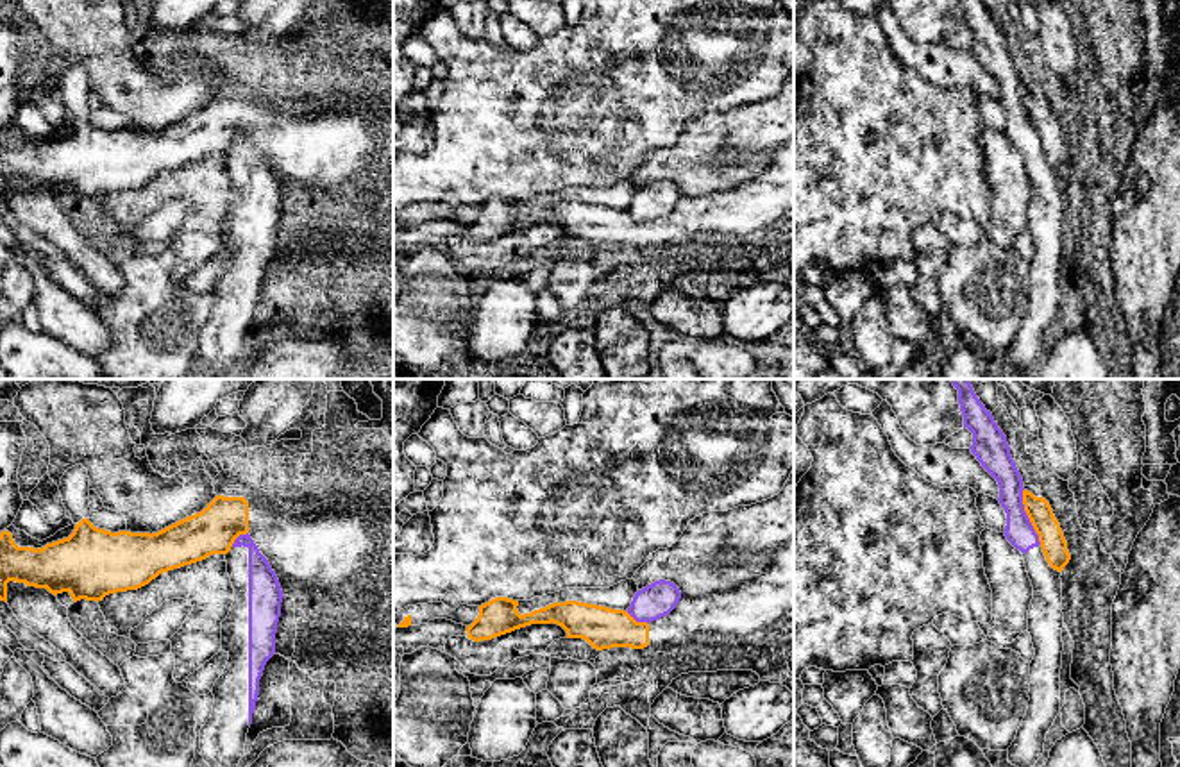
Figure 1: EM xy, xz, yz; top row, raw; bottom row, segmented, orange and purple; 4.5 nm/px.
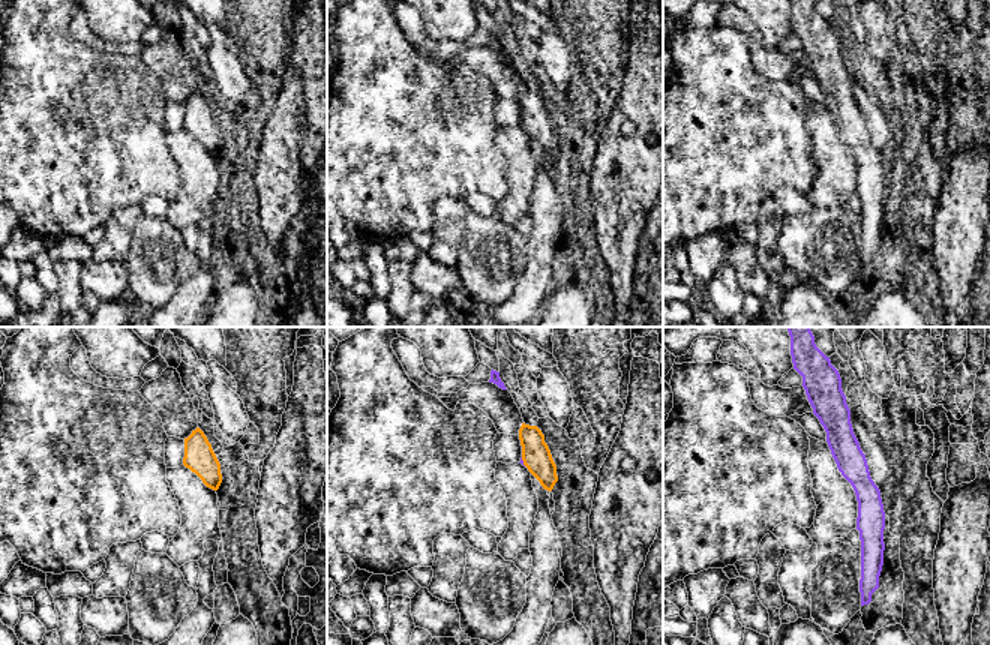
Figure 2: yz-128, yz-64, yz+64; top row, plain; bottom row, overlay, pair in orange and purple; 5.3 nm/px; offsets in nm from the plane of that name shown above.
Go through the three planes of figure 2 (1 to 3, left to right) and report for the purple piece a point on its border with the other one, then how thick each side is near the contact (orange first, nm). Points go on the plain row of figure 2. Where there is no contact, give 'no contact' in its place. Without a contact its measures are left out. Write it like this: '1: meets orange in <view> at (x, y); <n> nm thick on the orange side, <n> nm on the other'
1: no contact
2: meets orange in yz-64 at (524, 126); 160 nm thick on the orange side, 20 nm on the other
3: no contact

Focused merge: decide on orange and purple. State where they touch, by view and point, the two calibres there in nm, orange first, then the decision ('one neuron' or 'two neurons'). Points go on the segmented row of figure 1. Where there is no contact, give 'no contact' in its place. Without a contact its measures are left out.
yz (1028, 517) | 120/130 nm | two neurons

